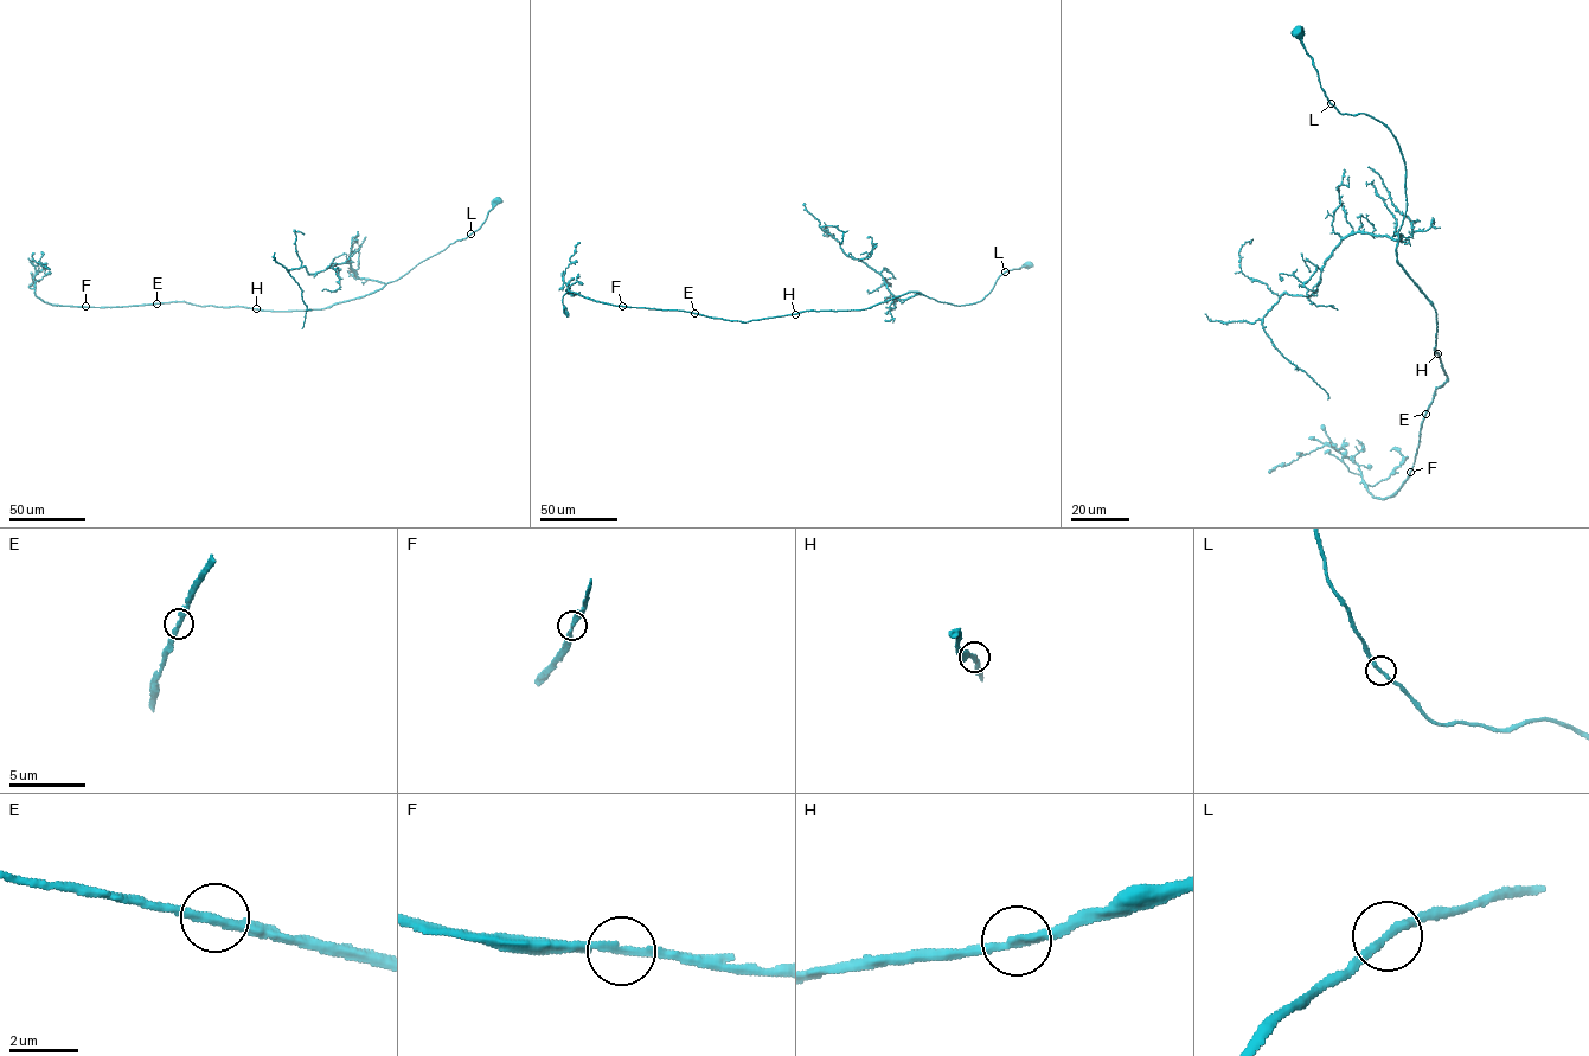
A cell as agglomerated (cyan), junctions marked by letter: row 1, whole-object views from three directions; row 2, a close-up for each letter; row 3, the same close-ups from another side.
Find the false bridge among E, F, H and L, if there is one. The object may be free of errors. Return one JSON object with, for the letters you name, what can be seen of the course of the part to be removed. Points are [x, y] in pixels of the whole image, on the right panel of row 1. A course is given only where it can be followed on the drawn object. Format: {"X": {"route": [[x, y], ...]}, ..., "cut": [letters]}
{"cut": []}

